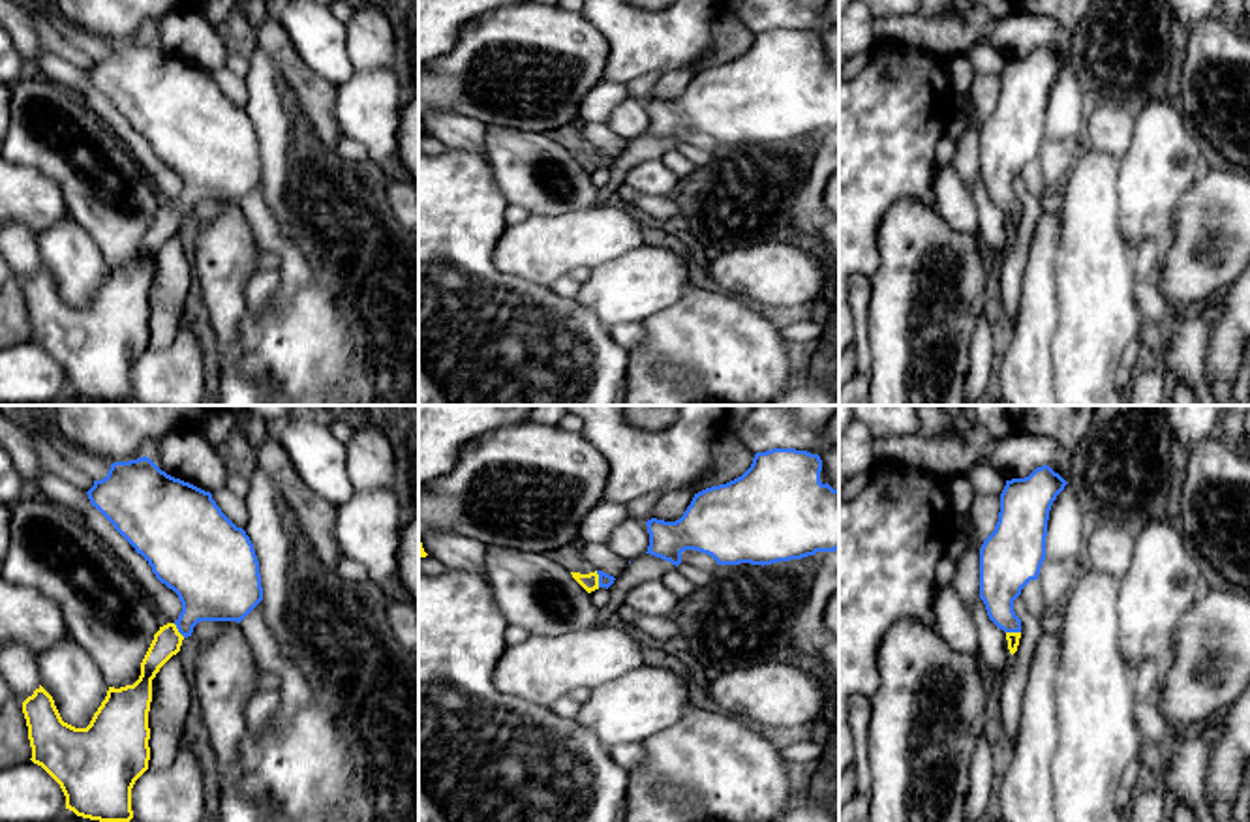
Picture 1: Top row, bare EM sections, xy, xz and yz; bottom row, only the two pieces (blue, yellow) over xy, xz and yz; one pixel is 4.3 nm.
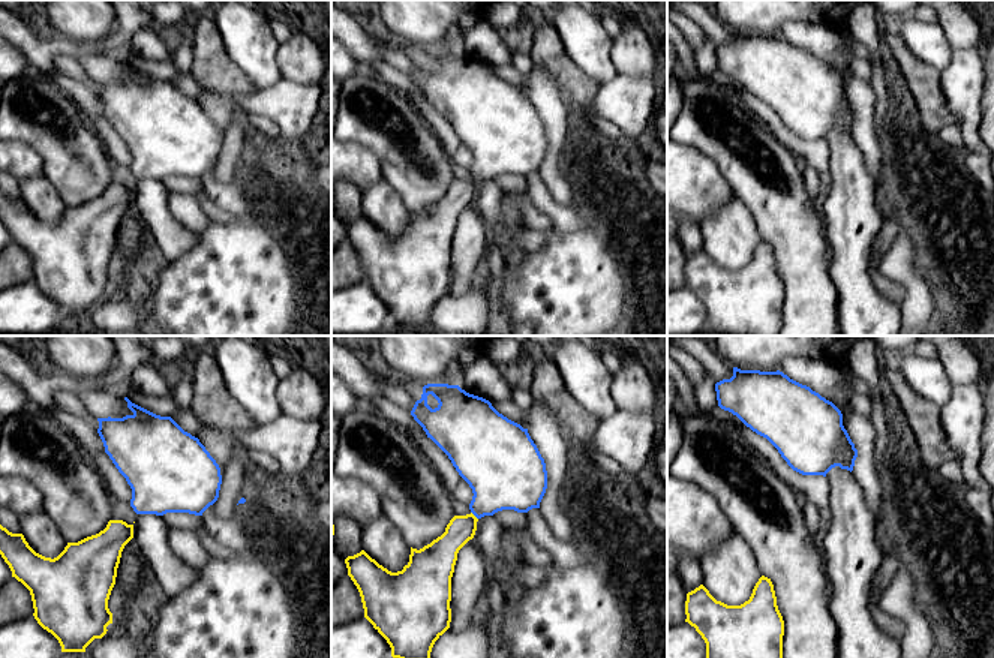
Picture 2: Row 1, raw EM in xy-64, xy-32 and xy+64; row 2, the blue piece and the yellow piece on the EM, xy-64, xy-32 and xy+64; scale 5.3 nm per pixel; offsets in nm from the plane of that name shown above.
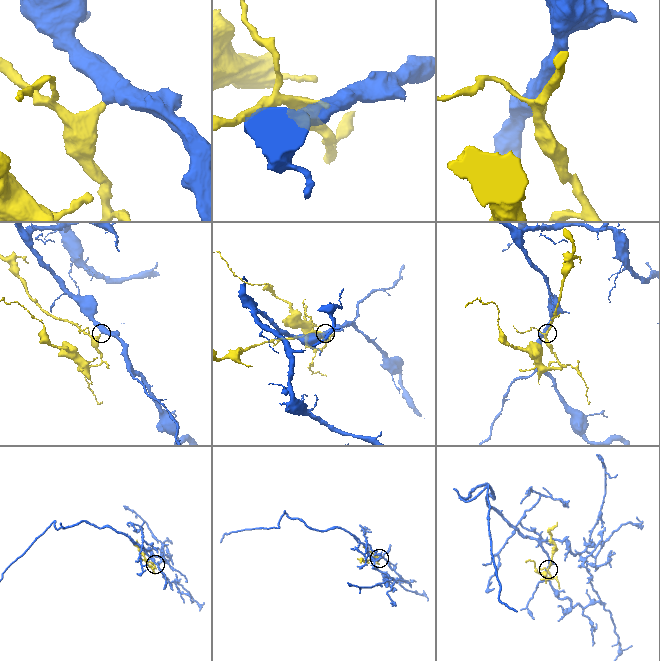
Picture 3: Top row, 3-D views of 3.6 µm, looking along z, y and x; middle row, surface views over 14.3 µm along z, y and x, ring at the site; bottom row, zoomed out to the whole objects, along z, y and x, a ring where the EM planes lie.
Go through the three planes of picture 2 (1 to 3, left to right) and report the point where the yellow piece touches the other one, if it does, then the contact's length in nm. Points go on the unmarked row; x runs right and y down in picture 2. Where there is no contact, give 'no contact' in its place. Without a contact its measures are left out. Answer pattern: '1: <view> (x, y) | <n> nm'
1: no contact
2: xy-32 (474, 179) | 60 nm
3: no contact

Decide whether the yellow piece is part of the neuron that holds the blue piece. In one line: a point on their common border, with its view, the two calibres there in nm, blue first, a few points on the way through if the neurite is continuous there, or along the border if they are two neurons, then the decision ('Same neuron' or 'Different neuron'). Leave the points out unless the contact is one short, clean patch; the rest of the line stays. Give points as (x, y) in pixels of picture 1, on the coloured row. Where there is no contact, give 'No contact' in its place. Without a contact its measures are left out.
Touches blue at xz (599, 578). Thickness 60 nm (blue) against 80 nm. Path across: xz (605, 580), (599, 578), (590, 582). Same neuron

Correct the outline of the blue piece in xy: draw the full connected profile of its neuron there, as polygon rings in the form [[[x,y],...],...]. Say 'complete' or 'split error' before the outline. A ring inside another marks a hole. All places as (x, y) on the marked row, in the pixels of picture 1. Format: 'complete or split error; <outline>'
split error; [[[150,458],[111,464],[107,477],[94,480],[86,494],[92,507],[148,561],[156,578],[178,595],[182,612],[175,623],[154,634],[139,679],[120,689],[109,687],[86,728],[64,723],[41,685],[23,702],[23,713],[32,747],[30,760],[60,784],[66,809],[90,820],[130,822],[131,788],[150,760],[152,679],[180,651],[182,640],[191,636],[199,621],[240,623],[263,601],[263,587],[259,561],[246,531],[221,512],[210,492],[167,475]]]

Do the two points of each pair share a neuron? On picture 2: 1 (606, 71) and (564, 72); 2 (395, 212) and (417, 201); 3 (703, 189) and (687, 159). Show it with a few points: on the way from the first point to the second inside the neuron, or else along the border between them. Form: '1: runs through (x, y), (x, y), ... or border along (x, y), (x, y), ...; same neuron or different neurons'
1: border along (562, 44), (567, 54), (598, 86); different neurons
2: border along (384, 179), (410, 212); different neurons
3: runs through (696, 182), (687, 173), (687, 167); same neuron

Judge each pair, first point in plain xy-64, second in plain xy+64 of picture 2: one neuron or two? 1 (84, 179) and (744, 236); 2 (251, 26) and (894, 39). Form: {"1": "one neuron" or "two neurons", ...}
{"1": "two neurons", "2": "two neurons"}

